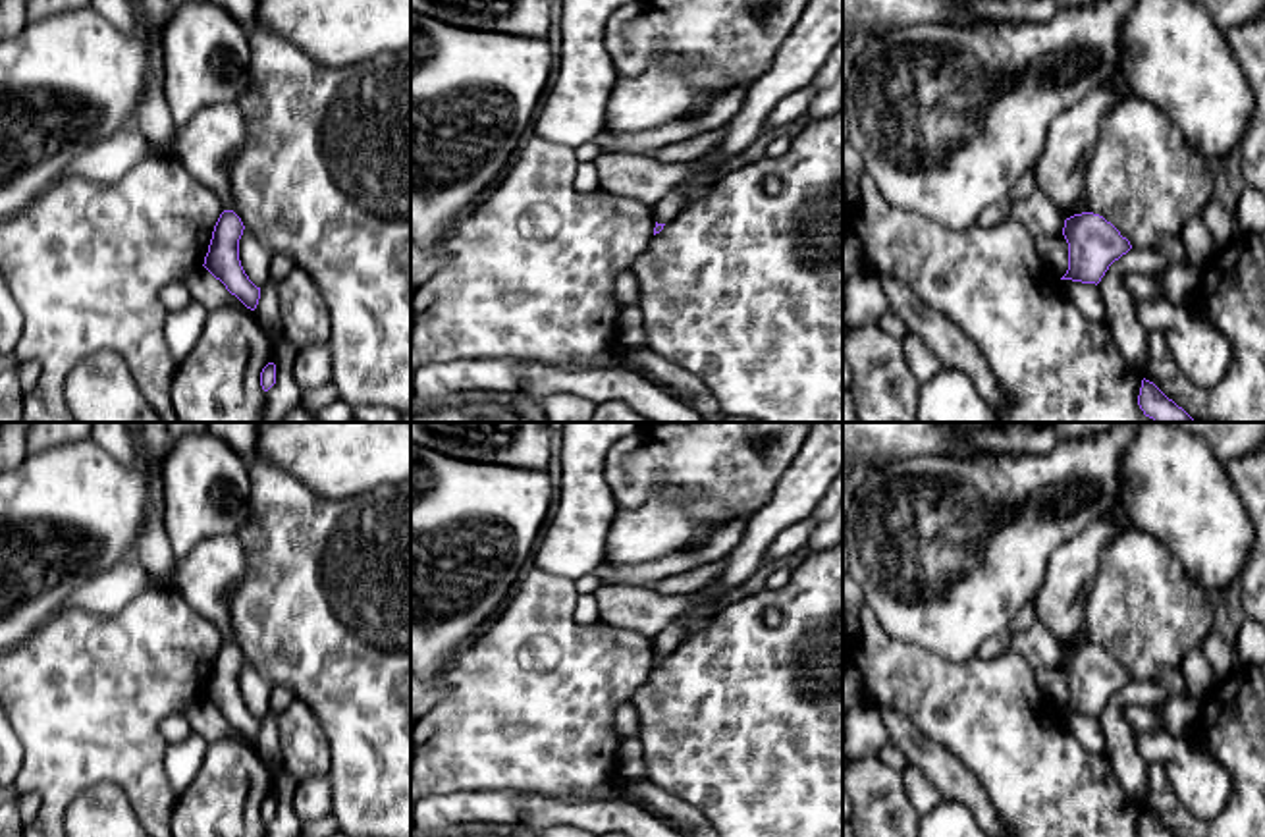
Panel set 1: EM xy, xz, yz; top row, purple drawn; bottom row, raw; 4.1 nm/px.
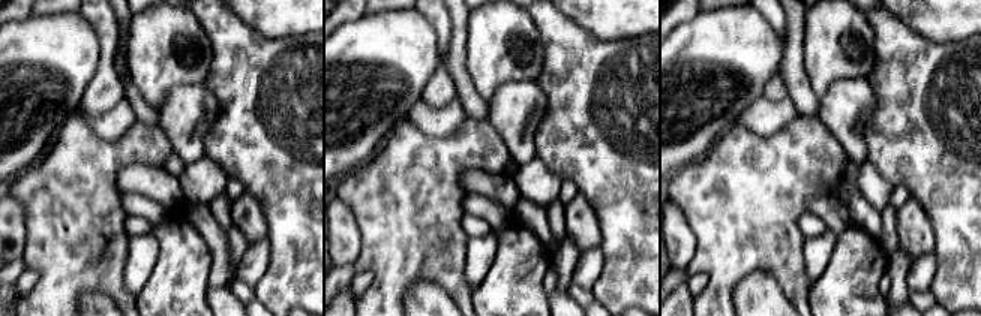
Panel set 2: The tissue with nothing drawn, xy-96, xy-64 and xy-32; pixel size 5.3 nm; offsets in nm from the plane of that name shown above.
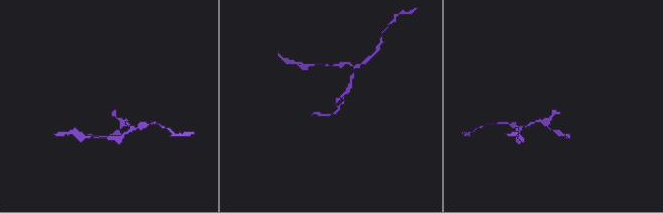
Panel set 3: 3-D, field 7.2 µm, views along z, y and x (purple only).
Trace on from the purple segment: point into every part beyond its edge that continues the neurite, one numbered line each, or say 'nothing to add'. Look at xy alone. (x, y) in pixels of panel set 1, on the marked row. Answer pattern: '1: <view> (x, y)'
nothing to add

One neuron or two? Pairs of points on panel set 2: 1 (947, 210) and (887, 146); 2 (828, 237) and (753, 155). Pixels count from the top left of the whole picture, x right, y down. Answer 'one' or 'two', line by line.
1: one
2: two

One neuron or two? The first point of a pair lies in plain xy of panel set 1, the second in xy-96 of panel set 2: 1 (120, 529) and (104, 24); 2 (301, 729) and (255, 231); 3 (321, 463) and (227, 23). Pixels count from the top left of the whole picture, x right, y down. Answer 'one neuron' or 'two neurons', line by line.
1: two neurons
2: one neuron
3: two neurons

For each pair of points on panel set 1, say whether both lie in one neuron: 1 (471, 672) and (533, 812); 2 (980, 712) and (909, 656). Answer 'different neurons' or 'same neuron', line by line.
1: different neurons
2: same neuron

